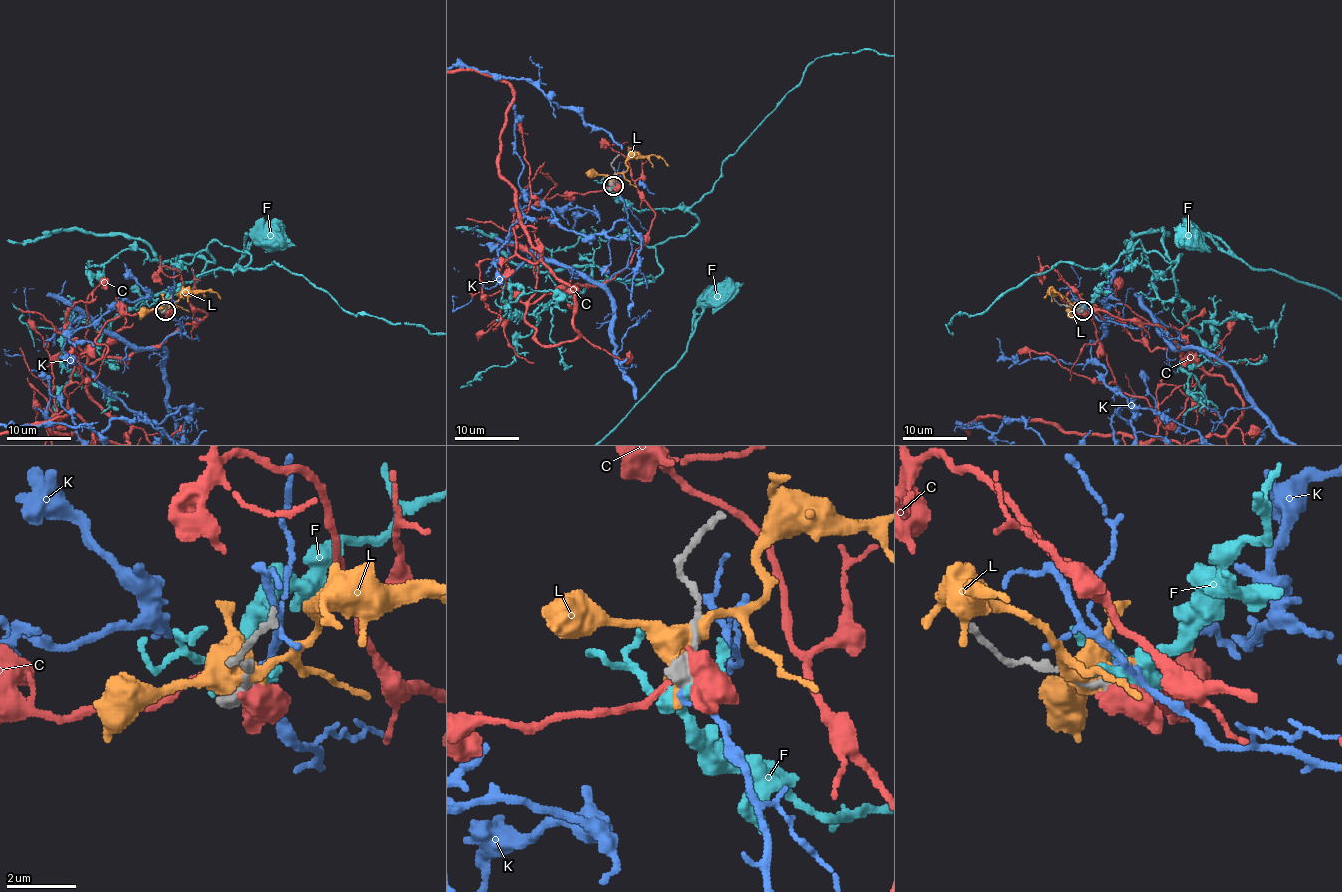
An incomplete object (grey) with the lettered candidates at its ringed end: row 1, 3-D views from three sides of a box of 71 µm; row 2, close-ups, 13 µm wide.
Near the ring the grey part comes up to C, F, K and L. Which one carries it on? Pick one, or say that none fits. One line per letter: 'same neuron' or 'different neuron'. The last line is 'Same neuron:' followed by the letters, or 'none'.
C: different neuron
F: same neuron
K: different neuron
L: different neuron
Same neuron: F

